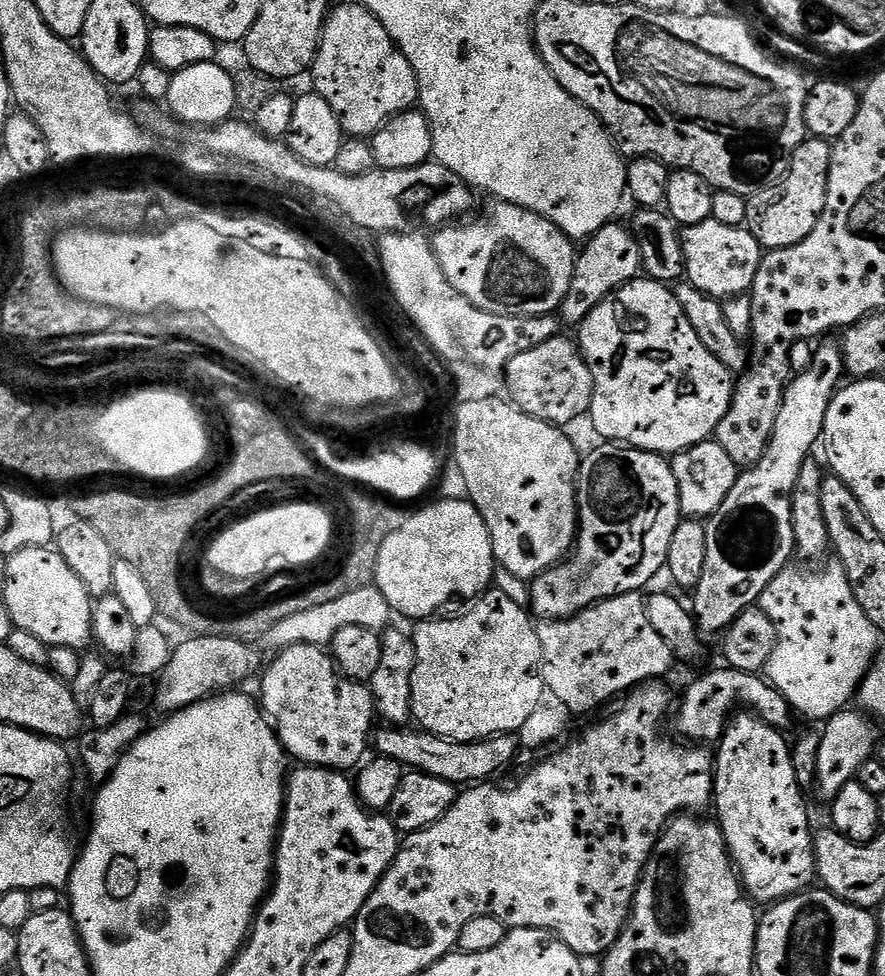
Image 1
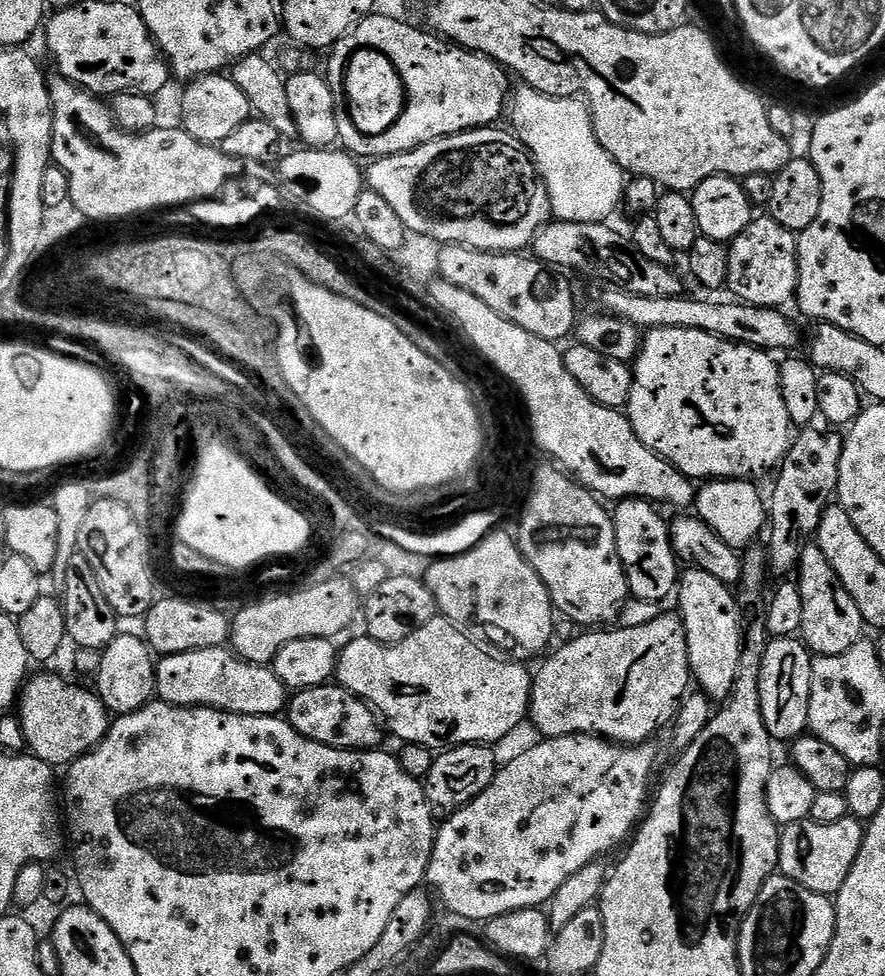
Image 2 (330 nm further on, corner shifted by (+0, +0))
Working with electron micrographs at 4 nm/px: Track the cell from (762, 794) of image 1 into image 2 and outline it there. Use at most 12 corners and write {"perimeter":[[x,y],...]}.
{"perimeter":[[706,570],[678,581],[688,664],[723,702],[744,645],[738,596]]}

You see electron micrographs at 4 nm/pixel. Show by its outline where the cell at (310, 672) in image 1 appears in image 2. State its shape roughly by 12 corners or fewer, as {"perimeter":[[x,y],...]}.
{"perimeter":[[225,646],[159,657],[156,696],[179,708],[280,716],[271,667]]}

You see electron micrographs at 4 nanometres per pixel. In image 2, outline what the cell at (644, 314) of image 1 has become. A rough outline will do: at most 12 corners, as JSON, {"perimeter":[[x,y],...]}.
{"perimeter":[[643,333],[626,415],[696,482],[757,478],[794,426],[763,348]]}

